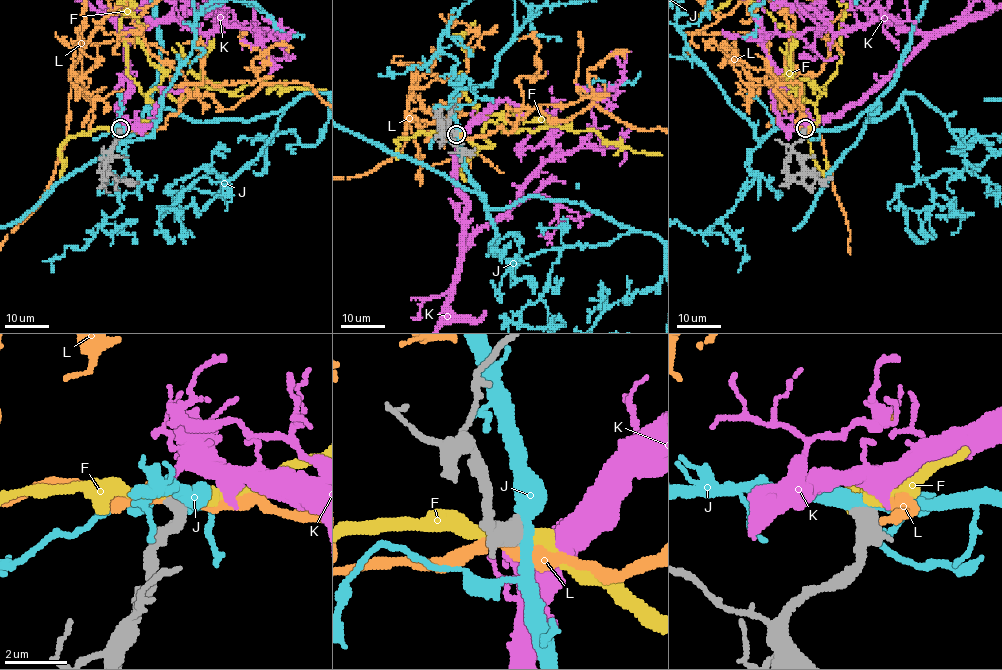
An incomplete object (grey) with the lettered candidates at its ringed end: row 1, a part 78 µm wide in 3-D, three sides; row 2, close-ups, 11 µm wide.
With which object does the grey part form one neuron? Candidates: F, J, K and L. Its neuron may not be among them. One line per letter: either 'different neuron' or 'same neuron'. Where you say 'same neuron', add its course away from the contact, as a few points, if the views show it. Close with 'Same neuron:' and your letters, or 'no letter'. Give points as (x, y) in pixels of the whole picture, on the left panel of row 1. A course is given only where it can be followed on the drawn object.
F: different neuron
J: different neuron
K: same neuron; it runs (118, 129), (129, 92), (126, 37), (178, 20), (213, 31), (223, 17)
L: different neuron
Same neuron: K

